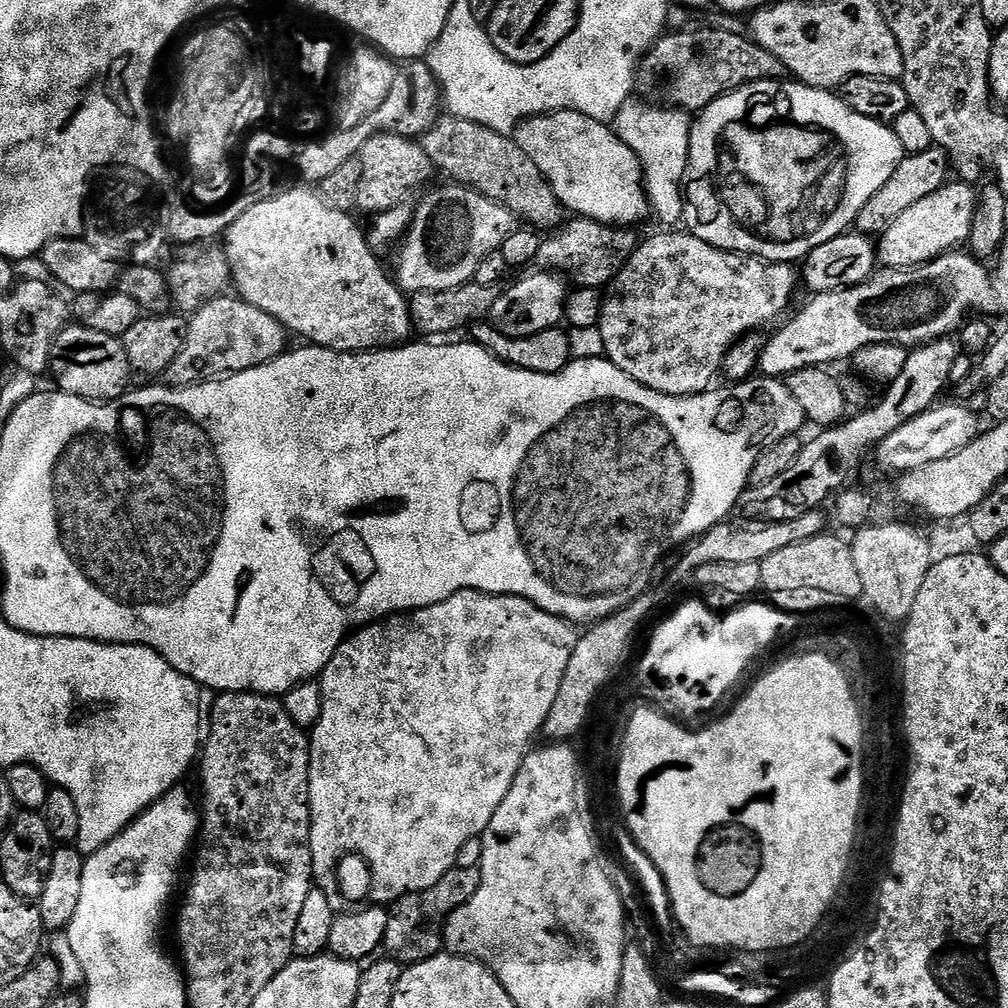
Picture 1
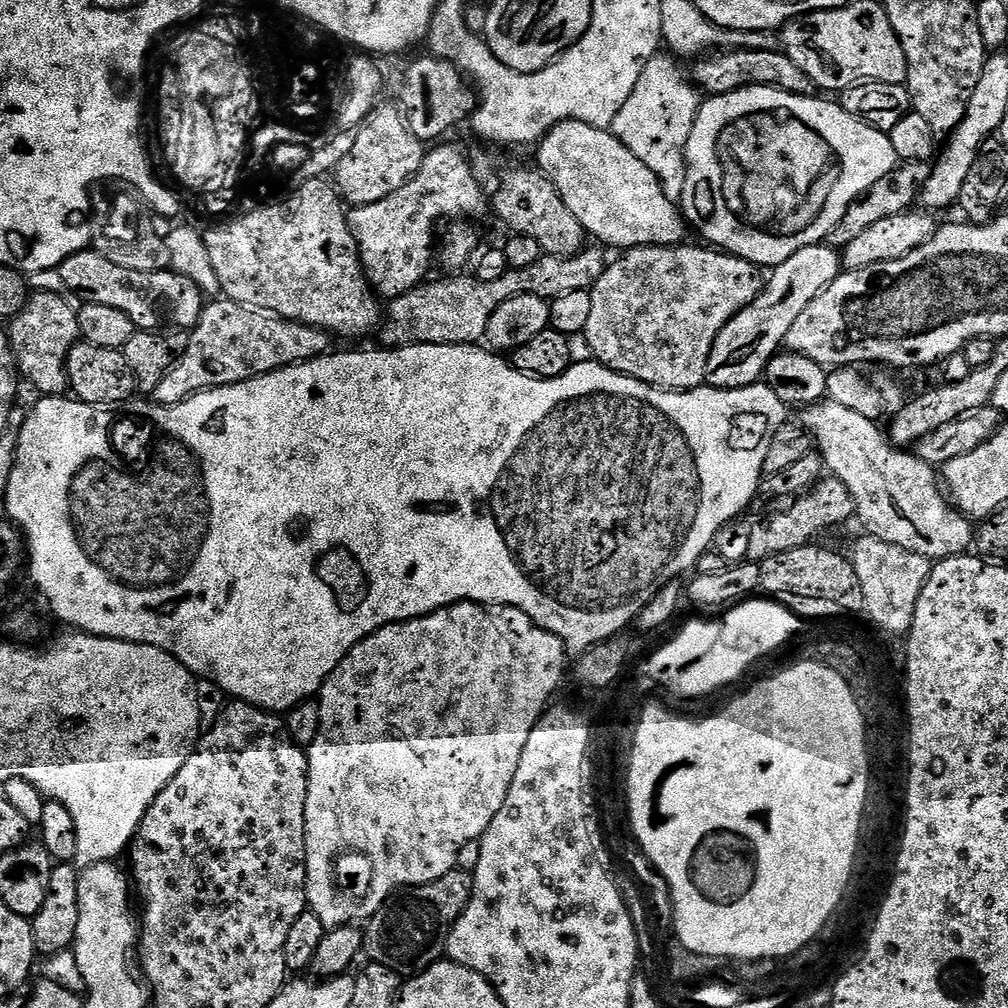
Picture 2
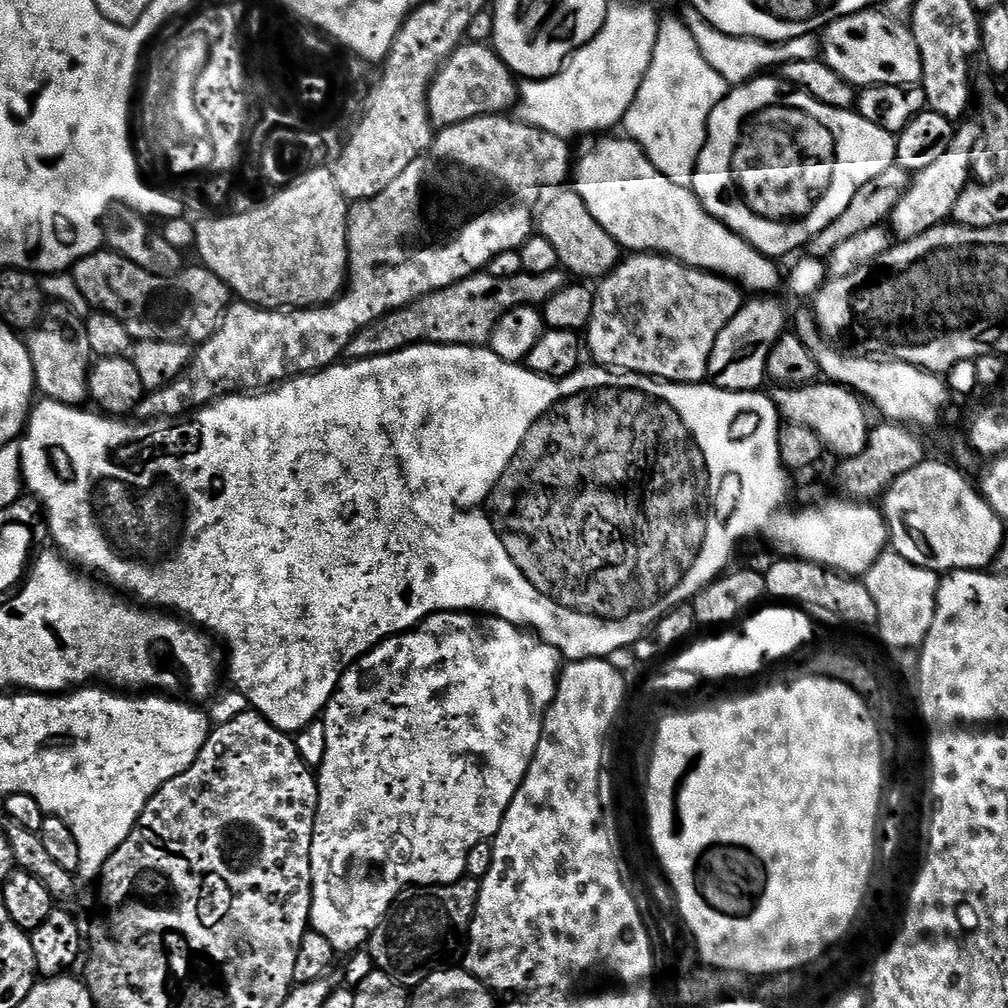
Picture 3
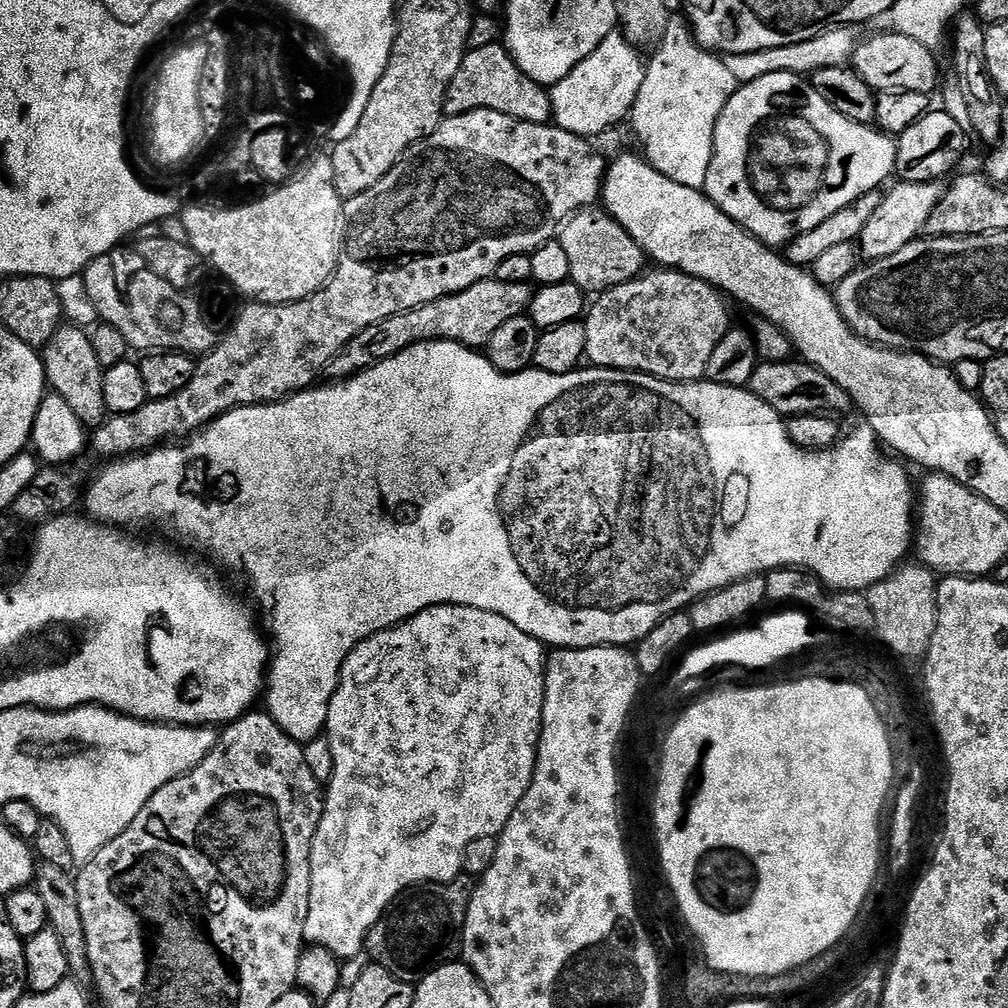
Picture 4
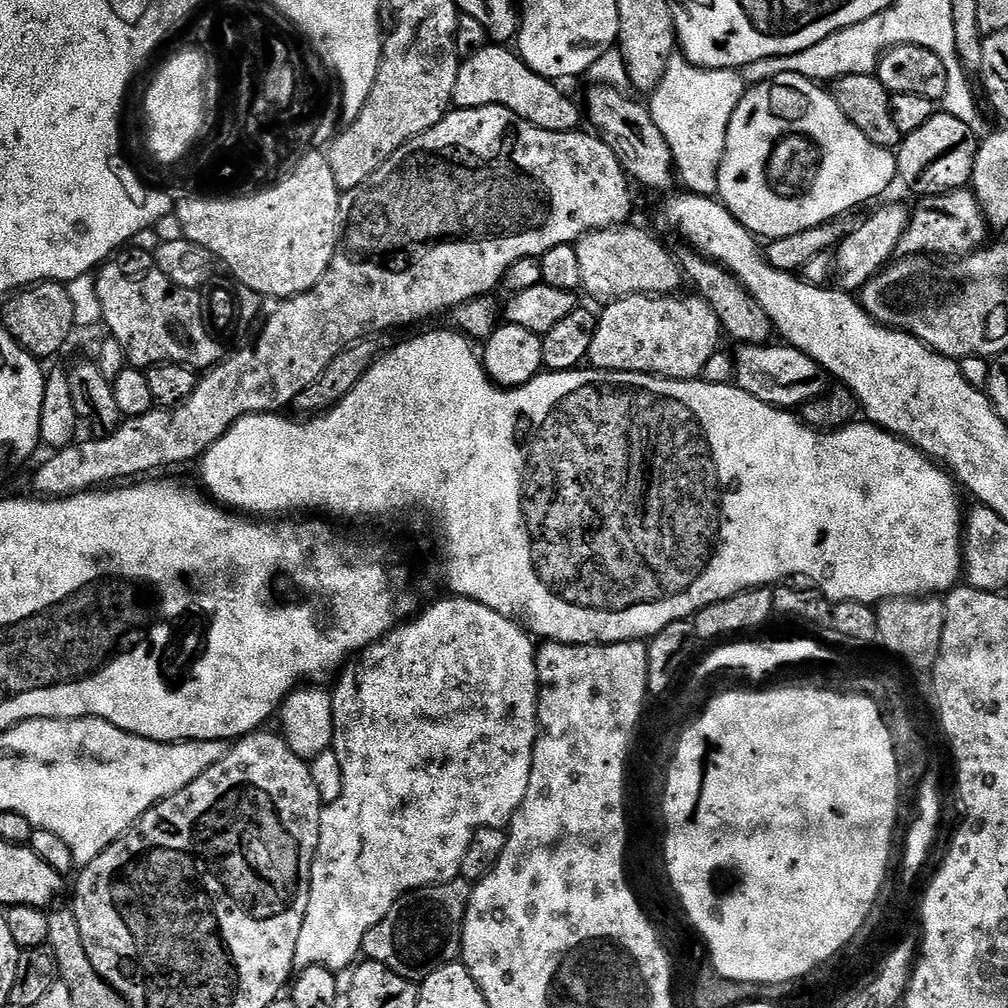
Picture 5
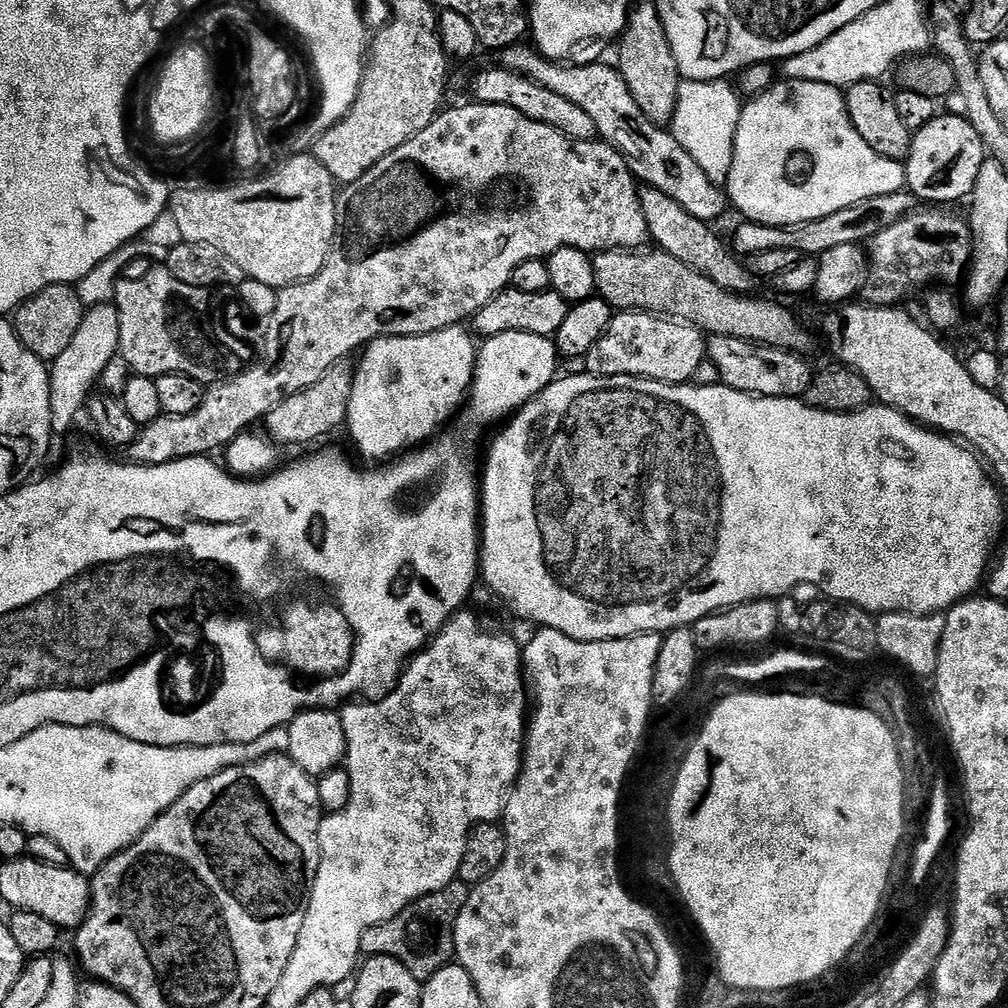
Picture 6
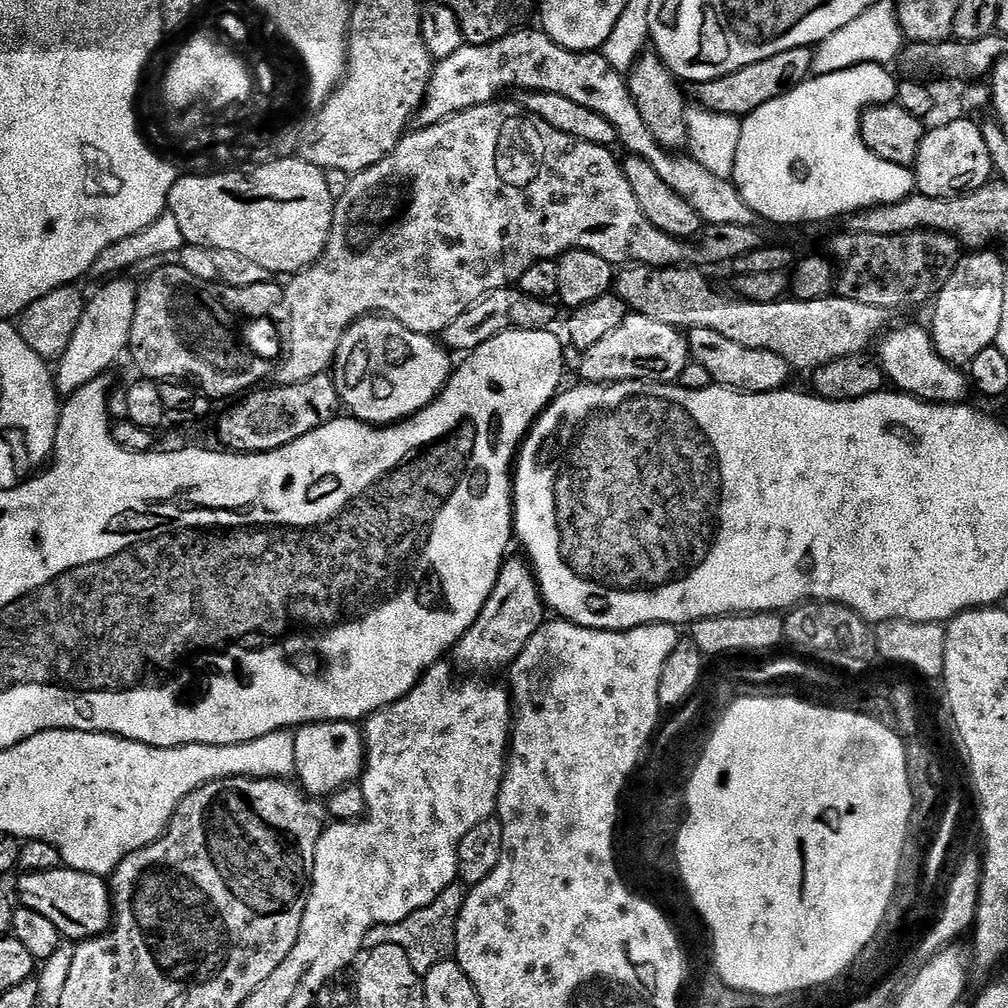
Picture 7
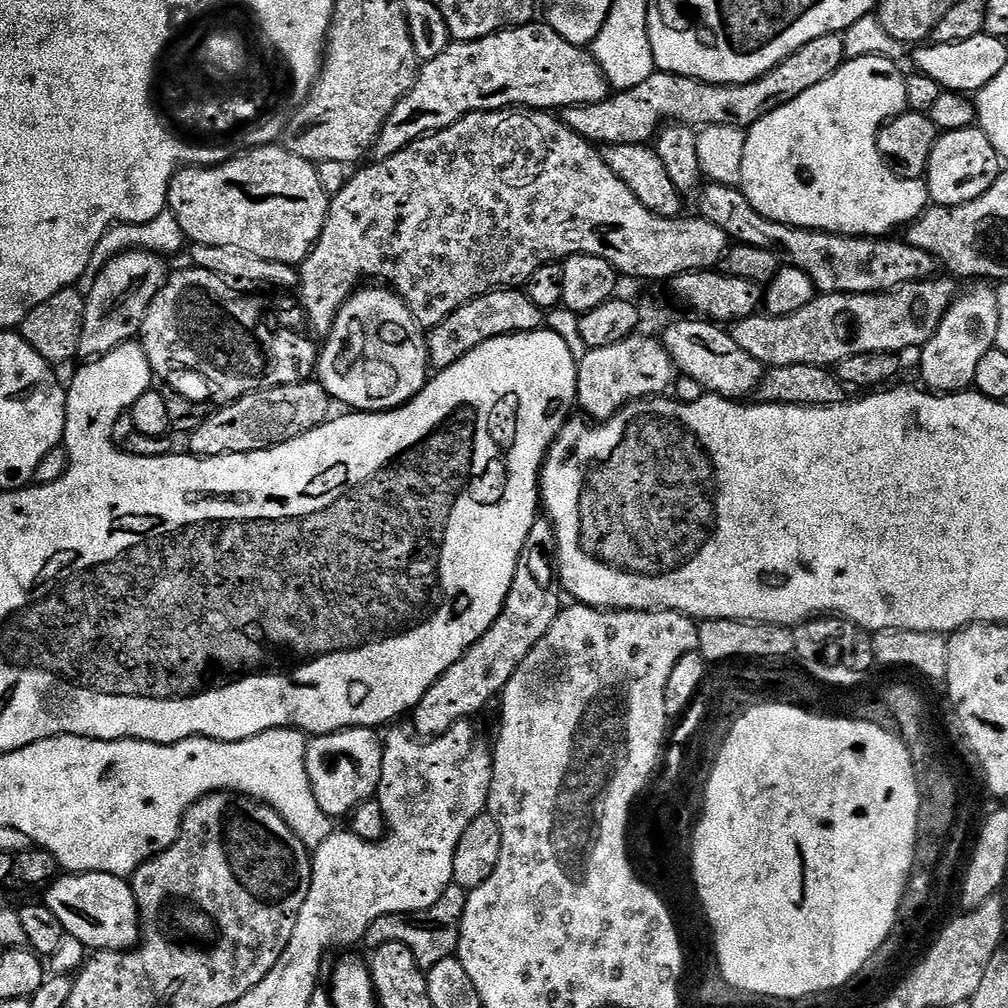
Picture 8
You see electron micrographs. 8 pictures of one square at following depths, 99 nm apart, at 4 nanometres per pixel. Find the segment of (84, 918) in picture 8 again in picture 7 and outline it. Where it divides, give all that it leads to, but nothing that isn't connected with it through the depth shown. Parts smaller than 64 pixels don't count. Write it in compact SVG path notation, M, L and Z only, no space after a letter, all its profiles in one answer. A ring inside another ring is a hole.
M61 866L58 870L30 872L19 878L15 892L18 900L20 895L19 903L54 922L65 941L92 940L112 927L112 897L105 877Z

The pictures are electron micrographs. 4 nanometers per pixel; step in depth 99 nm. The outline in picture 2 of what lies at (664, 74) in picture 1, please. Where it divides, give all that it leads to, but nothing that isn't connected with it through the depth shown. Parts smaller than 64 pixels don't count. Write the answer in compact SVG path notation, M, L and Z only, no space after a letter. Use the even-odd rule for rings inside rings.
M771 47L766 50L758 50L757 48L717 50L697 59L695 64L695 83L705 93L714 96L721 96L739 88L753 88L754 86L777 88L795 96L807 96L814 88L811 78L800 70L798 66L794 66L794 62L789 58L787 52L783 50L775 52Z

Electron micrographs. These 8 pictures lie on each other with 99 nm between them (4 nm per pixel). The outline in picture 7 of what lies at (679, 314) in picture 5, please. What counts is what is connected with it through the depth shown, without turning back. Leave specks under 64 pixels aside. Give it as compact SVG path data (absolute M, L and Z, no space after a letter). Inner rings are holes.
M629 314L622 322L622 326L616 327L611 334L606 334L606 338L601 338L595 346L590 346L590 350L583 352L579 359L579 379L590 384L621 384L631 380L676 384L680 379L682 370L690 362L688 338L681 329L666 326L666 322L654 322L654 318L635 314Z

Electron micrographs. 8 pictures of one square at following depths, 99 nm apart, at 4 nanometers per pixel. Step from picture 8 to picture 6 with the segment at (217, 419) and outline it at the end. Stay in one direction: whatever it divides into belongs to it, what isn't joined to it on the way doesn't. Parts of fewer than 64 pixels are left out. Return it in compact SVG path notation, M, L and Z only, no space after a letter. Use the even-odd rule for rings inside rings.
M351 359L339 360L314 386L278 402L274 410L270 410L262 421L263 431L269 440L277 445L312 444L331 432L345 427L348 419L348 403L352 393L352 383L356 377L356 369Z

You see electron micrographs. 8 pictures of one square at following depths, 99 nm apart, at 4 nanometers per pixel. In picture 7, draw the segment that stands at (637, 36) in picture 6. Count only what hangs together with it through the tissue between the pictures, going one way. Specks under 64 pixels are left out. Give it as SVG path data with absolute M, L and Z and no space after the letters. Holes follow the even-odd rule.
M645 51L644 55L637 58L635 66L629 69L627 82L639 114L642 115L642 122L650 134L654 135L654 140L668 151L683 151L689 138L689 130L686 127L688 102L686 96L685 102L680 90L681 85L665 66L664 59L656 55L655 51Z

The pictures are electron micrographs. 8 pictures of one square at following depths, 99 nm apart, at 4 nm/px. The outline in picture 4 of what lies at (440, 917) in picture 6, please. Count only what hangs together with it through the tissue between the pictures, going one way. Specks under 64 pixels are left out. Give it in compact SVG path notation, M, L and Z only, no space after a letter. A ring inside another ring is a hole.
M457 878L445 884L417 884L407 888L381 914L378 922L374 922L367 938L364 939L366 956L372 959L369 961L377 968L385 968L399 980L409 982L419 982L423 980L426 973L441 968L444 964L453 963L462 948L462 933L473 891L473 881L468 878Z

